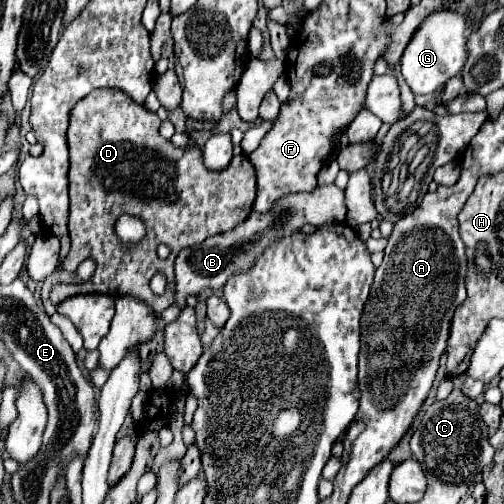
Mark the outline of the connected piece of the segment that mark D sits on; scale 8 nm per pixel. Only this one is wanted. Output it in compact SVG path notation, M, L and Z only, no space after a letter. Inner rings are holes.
M95 88L89 92L83 100L79 100L71 114L69 114L69 128L67 128L67 146L69 146L69 236L71 236L71 250L65 256L61 268L65 272L73 272L77 264L85 258L93 258L97 262L97 270L91 280L69 286L69 284L55 284L49 292L51 304L61 304L61 300L77 294L107 294L107 296L133 296L139 302L147 304L155 310L155 314L161 314L165 308L171 306L171 288L173 288L173 262L179 250L187 246L195 246L203 242L207 236L227 232L241 224L255 202L255 170L249 164L249 158L245 154L235 154L229 168L213 174L207 172L203 166L201 150L193 144L187 144L185 148L173 146L169 140L165 140L159 134L161 120L155 112L149 112L143 104L137 104L129 94L115 90L115 88ZM179 168L179 184L171 184L171 172L177 172ZM119 214L131 214L139 216L145 222L147 234L143 238L143 244L135 244L129 250L119 250L117 242L113 242L113 220ZM167 244L171 254L165 260L159 260L157 246ZM155 274L167 276L167 288L165 294L157 296L149 288L149 280Z

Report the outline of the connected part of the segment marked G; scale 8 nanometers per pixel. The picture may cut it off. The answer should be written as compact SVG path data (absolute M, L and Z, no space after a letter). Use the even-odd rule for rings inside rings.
M435 10L415 30L401 56L401 74L413 94L433 94L449 78L457 76L467 60L467 14L457 10Z

